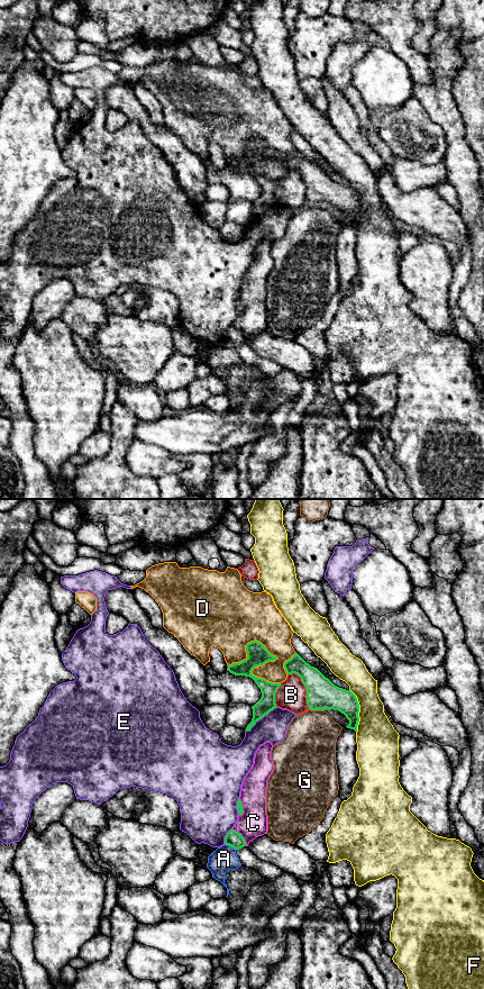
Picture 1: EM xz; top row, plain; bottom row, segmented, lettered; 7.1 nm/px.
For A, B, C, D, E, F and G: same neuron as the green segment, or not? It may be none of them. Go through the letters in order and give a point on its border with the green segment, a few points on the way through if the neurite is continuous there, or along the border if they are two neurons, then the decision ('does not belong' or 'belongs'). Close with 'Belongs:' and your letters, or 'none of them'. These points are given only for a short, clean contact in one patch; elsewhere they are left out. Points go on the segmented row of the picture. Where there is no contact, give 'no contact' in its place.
A: meets green in xz at (230, 845); border along xz (225, 843), (235, 850); does not belong
B: meets green in xz at (306, 688); border along xz (289, 673), (295, 673), (300, 678), (309, 708); does not belong
C: meets green in xz at (242, 836); does not belong
D: meets green in xz at (274, 656); does not belong
E: meets green in xz at (261, 717); does not belong
F: meets green in xz at (358, 710); does not belong
G: meets green in xz at (317, 709); does not belong
Belongs: none of them

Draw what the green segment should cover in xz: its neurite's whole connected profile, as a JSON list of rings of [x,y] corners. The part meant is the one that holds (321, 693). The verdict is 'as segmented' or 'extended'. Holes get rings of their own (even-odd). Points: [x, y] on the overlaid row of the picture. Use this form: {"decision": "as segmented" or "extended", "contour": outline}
{"decision": "as segmented", "contour": [[[295,653],[290,660],[285,661],[284,669],[287,675],[295,673],[301,678],[301,681],[307,690],[305,698],[310,710],[338,710],[344,714],[349,720],[349,724],[346,727],[357,732],[357,725],[359,722],[359,705],[356,696],[350,690],[335,686],[317,668],[311,666],[309,663],[307,663],[298,653]]]}

